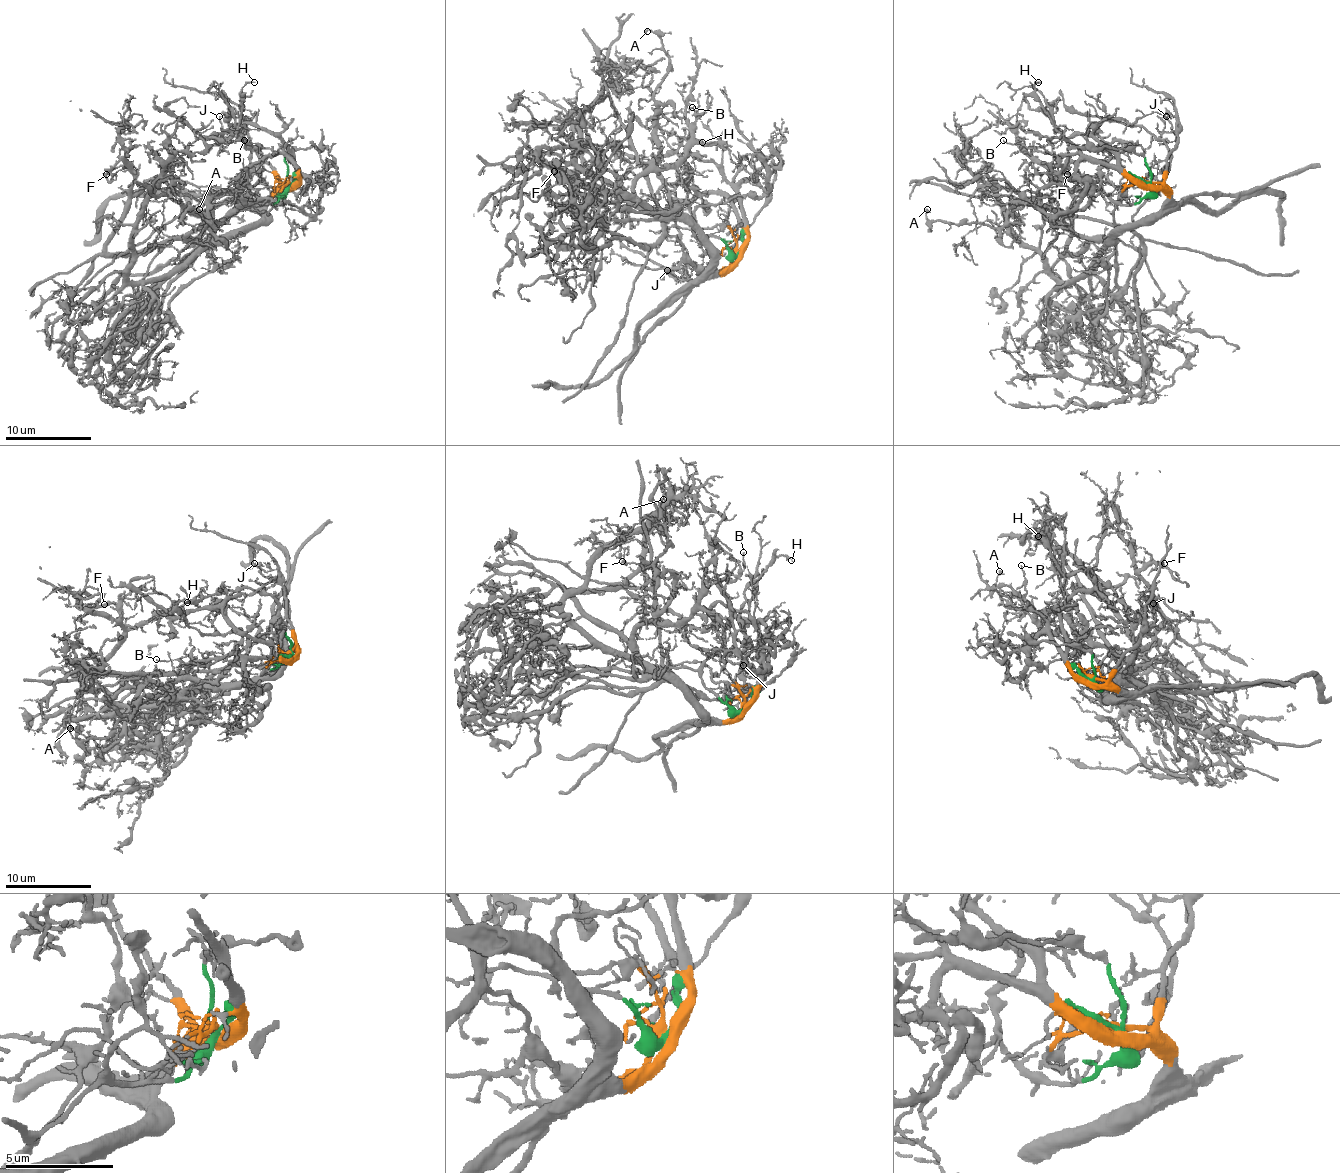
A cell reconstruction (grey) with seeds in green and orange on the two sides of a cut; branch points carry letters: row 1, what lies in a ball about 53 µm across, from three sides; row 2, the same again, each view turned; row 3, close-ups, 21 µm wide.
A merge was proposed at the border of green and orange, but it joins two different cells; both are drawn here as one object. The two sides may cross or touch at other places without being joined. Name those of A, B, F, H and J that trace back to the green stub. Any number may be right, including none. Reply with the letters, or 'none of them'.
H

